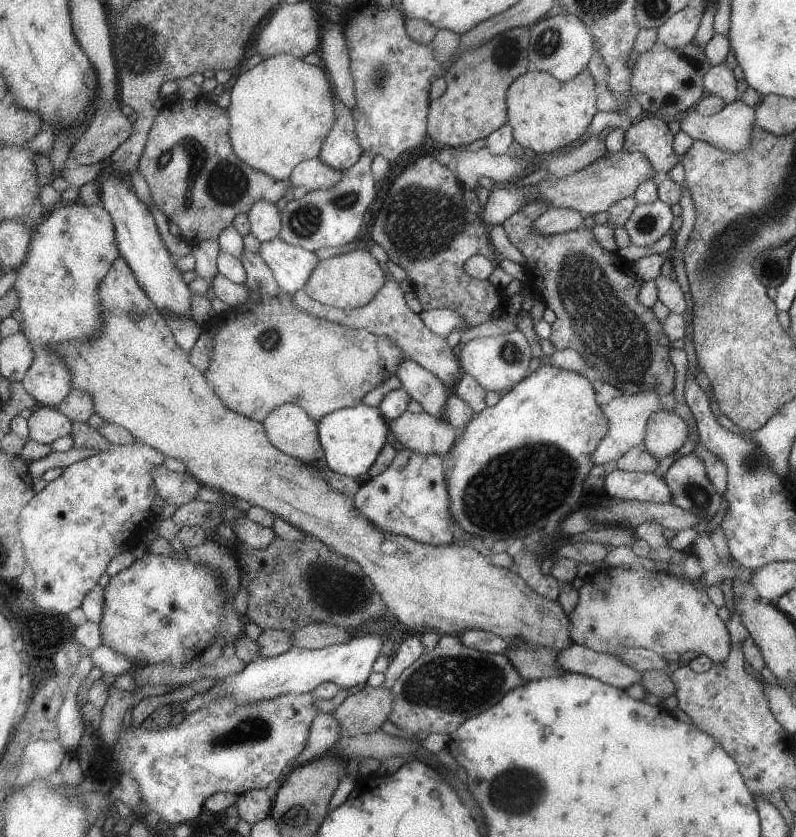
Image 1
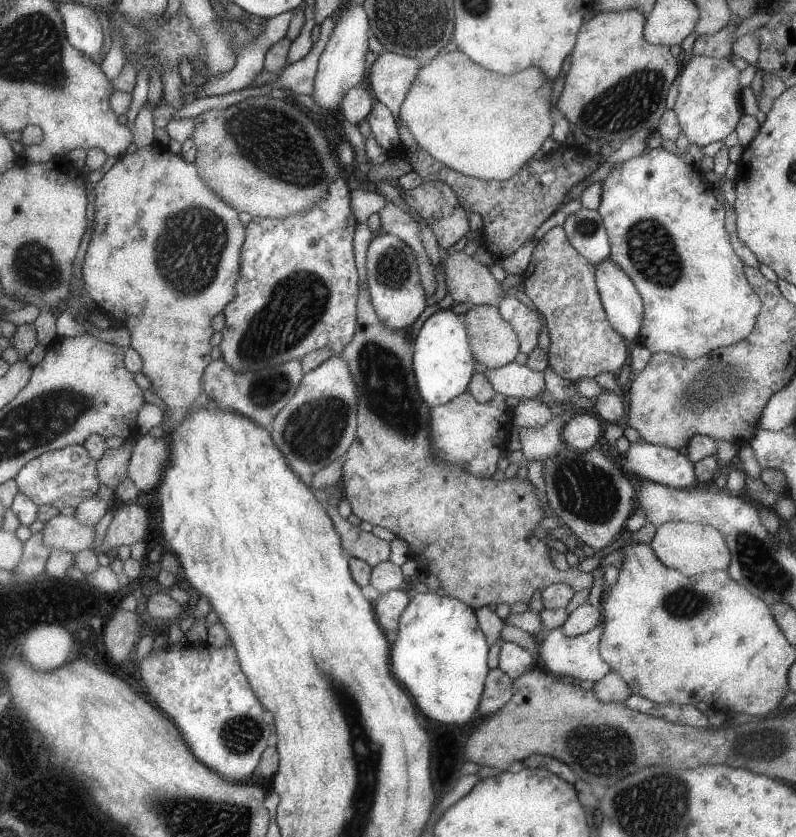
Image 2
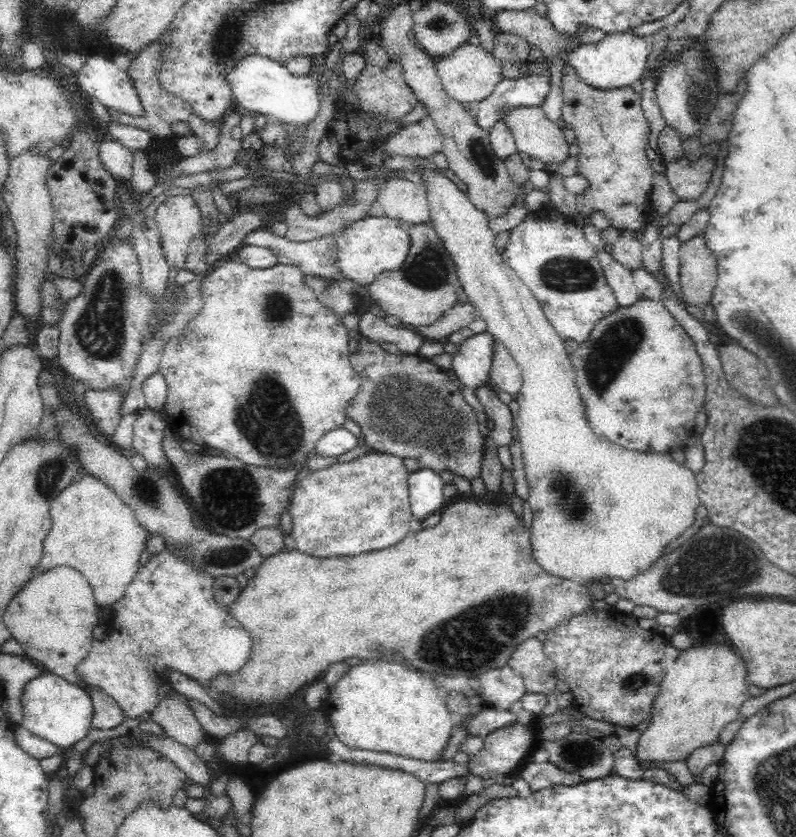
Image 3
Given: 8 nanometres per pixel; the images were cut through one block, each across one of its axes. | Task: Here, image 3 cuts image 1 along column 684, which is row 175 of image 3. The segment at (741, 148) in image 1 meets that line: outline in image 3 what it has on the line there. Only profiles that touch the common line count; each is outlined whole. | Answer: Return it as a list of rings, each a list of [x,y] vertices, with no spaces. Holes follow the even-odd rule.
[[[108,139],[99,142],[97,147],[100,160],[106,171],[118,180],[125,180],[125,182],[130,184],[133,152]]]

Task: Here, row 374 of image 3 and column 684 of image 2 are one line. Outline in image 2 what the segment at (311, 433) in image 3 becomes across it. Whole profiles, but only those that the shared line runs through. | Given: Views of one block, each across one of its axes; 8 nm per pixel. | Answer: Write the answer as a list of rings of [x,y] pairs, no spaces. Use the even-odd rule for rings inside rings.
[[[659,146],[645,149],[638,157],[633,157],[615,165],[600,183],[600,203],[597,212],[603,217],[604,227],[608,233],[608,243],[611,245],[608,258],[612,259],[619,268],[624,269],[633,284],[636,285],[637,292],[640,293],[641,300],[644,303],[643,320],[638,338],[640,343],[652,353],[669,353],[689,360],[736,343],[751,334],[760,312],[760,297],[750,288],[747,279],[743,276],[744,270],[741,270],[741,260],[733,254],[733,250],[729,246],[729,240],[727,240],[727,234],[725,234],[725,228],[723,228],[723,206],[715,200],[715,196],[711,192],[711,186],[701,180],[695,166],[682,161],[678,154],[667,152]]]

